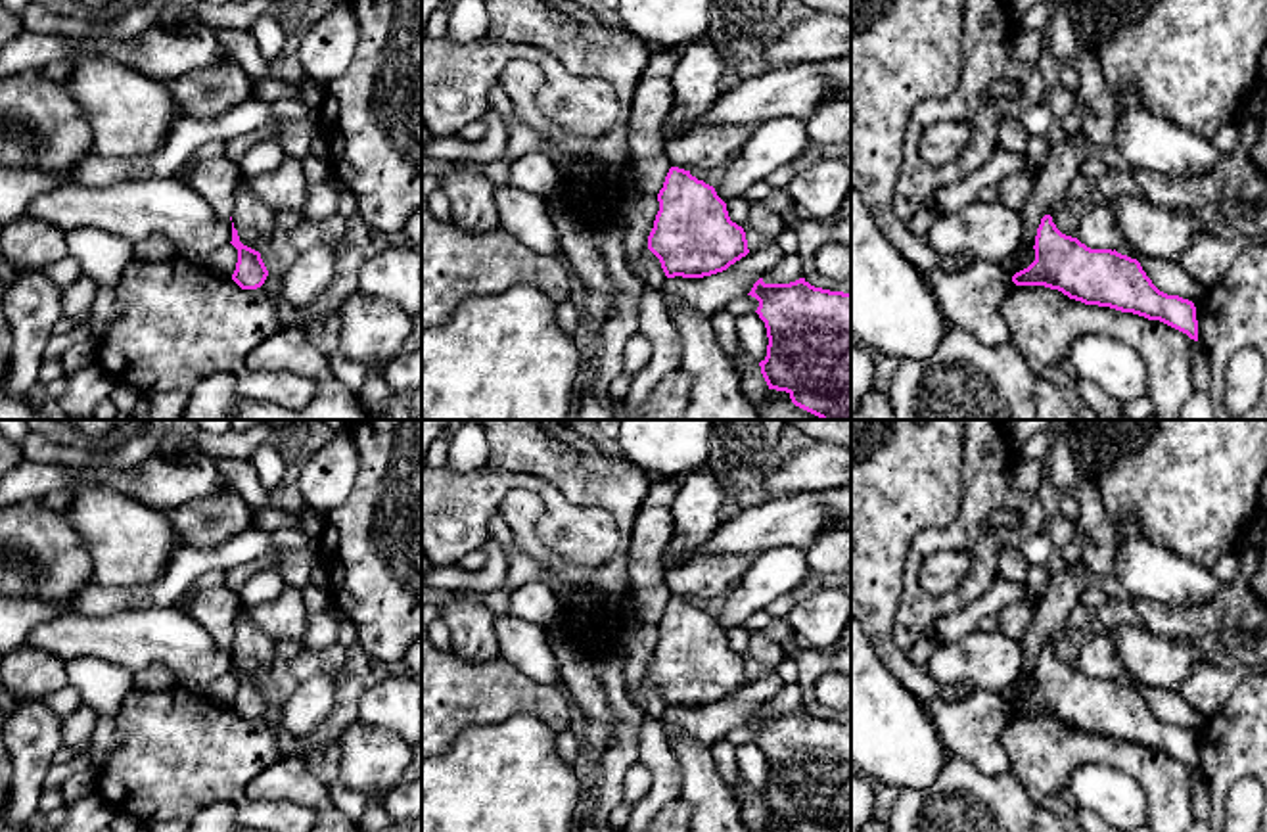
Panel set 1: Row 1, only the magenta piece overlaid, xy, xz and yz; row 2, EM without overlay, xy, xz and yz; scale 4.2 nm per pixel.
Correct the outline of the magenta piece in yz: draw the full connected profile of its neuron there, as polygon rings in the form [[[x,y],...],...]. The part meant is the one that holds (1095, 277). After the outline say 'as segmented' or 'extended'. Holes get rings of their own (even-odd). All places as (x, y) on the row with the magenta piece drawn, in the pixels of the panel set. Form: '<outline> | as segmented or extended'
[[[1050,215],[1041,219],[1033,249],[1035,261],[1012,276],[1016,286],[1045,286],[1085,305],[1160,320],[1198,341],[1194,303],[1160,291],[1137,259],[1087,247],[1062,234]]] | as segmented

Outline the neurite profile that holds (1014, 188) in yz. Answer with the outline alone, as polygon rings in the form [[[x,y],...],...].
[[[1010,173],[997,184],[999,201],[1020,211],[1033,192],[1033,178],[1027,173]]]

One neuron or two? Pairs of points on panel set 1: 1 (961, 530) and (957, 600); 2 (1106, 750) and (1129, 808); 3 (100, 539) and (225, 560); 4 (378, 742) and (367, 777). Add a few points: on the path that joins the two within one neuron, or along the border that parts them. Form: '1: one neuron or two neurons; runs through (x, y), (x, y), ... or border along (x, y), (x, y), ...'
1: one neuron; runs through (978, 547), (980, 577), (974, 583)
2: two neurons; border along (1070, 773), (1106, 763), (1147, 800)
3: two neurons; border along (175, 549), (167, 570), (144, 587)
4: one neuron; runs through (374, 750), (372, 769)

